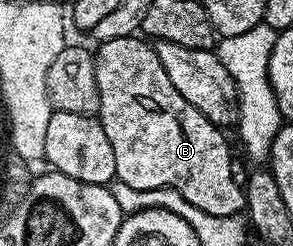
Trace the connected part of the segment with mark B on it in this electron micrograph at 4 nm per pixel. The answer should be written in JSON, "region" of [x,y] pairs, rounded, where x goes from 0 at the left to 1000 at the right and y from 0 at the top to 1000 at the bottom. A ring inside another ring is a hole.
{"region":[[[464,142],[389,150],[389,167],[362,167],[324,195],[321,236],[341,398],[334,480],[389,602],[396,728],[444,752],[444,768],[488,776],[590,760],[648,817],[648,833],[676,833],[689,866],[730,866],[730,882],[819,874],[836,854],[833,764],[799,752],[785,707],[799,614],[765,569],[768,537],[689,476],[689,459],[594,362],[580,313],[567,313],[567,280],[553,280],[553,248],[539,248],[529,187]]]}

